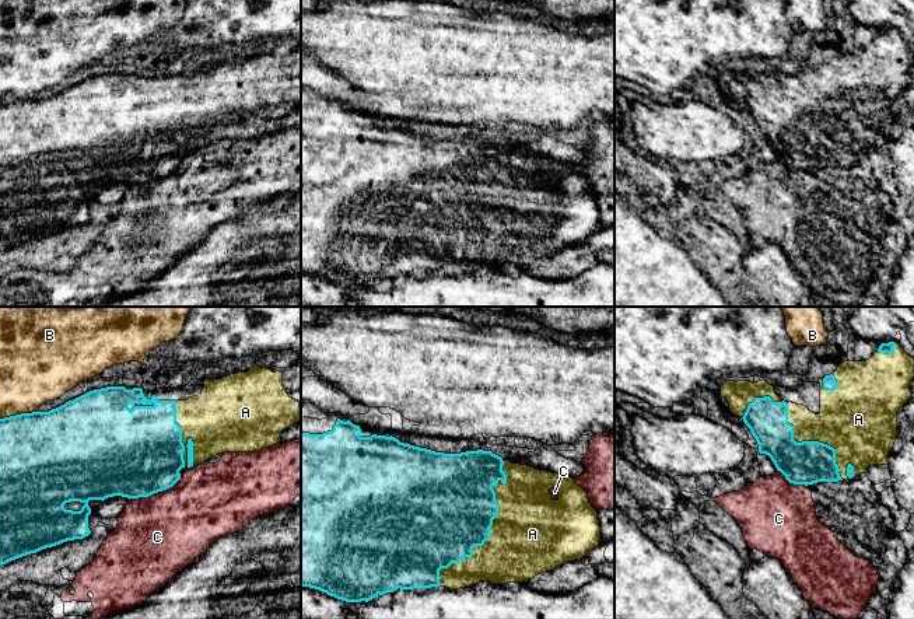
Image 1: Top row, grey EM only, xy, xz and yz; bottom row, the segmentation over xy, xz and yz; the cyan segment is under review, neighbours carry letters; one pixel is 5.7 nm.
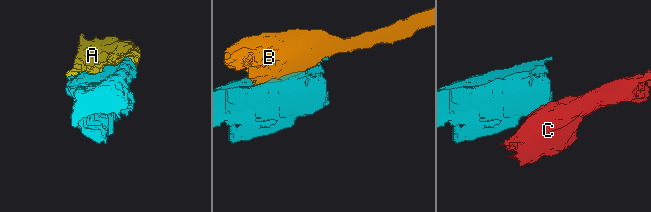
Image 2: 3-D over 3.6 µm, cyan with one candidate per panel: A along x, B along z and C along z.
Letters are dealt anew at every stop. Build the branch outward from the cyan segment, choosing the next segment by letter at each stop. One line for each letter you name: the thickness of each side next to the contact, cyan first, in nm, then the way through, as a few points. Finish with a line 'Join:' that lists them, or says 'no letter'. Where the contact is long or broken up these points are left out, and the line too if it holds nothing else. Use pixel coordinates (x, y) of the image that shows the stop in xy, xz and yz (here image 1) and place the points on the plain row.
A: 500/460 nm
Join: A

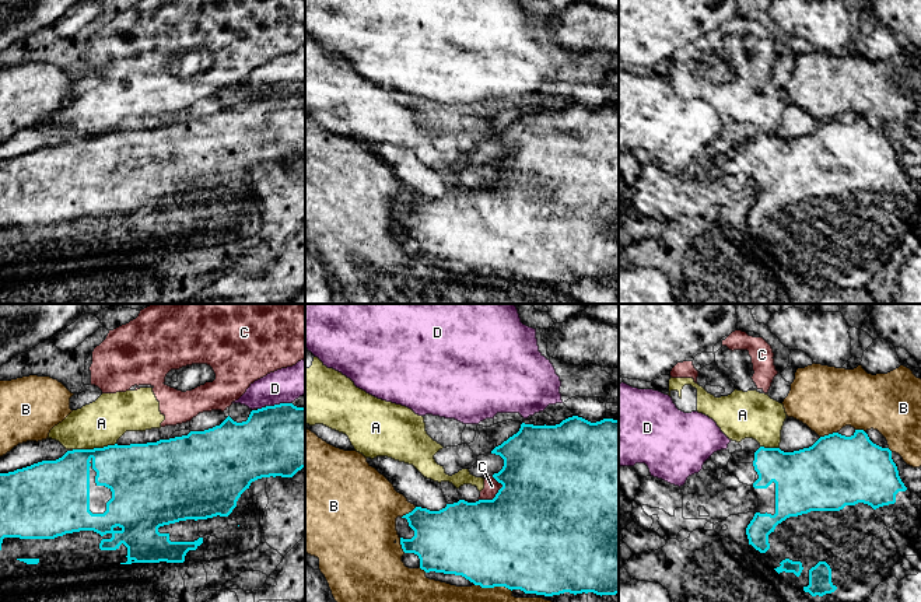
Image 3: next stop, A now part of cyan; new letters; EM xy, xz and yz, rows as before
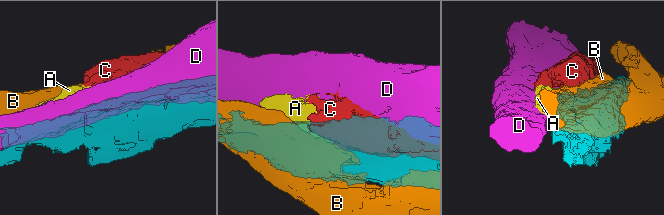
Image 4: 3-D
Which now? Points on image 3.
Join: no letter

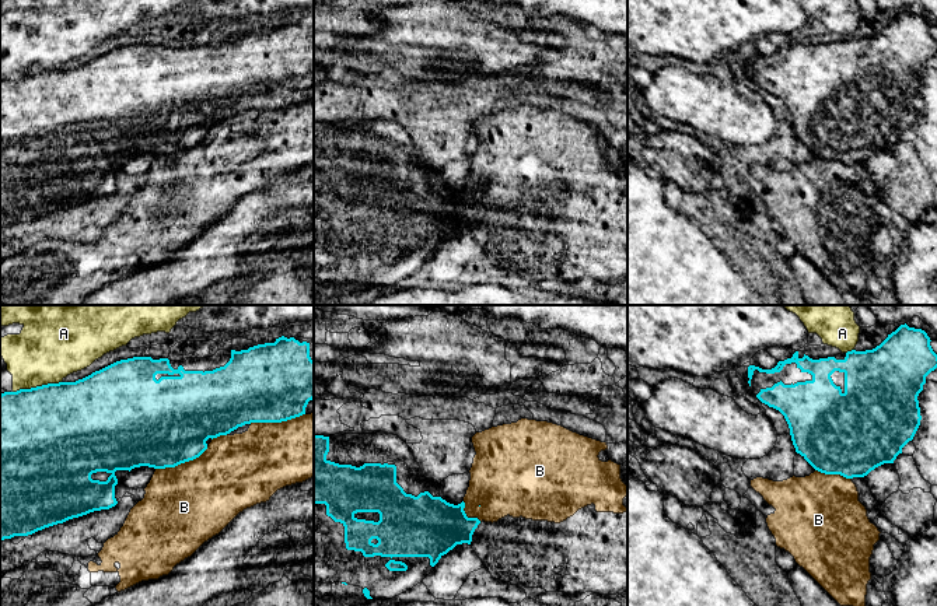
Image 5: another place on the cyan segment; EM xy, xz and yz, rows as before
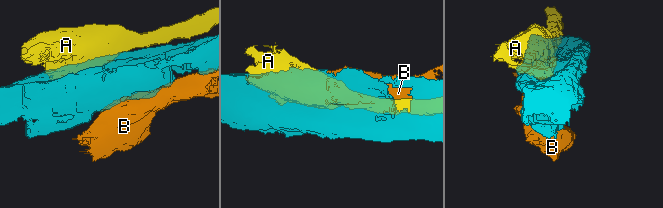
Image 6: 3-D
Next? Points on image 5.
Join: no letter

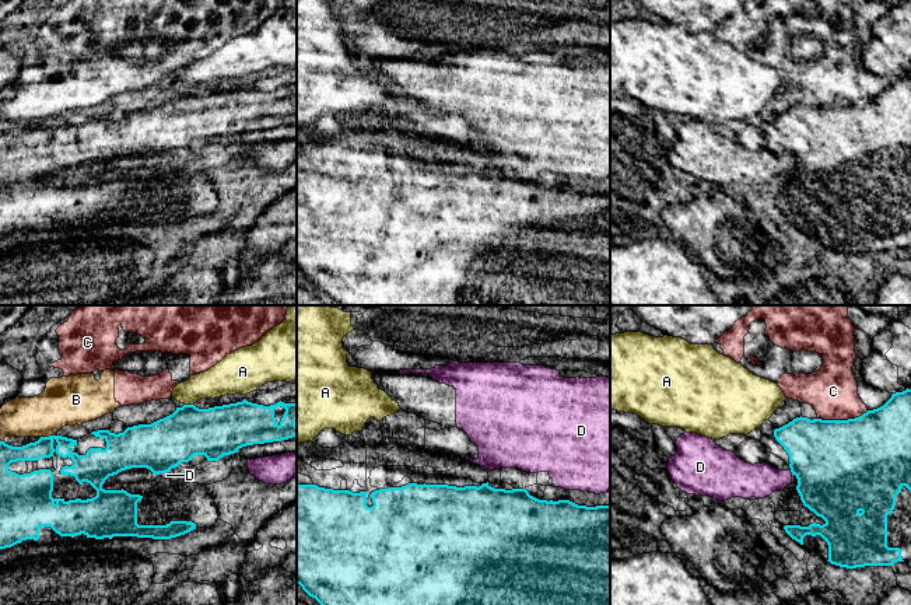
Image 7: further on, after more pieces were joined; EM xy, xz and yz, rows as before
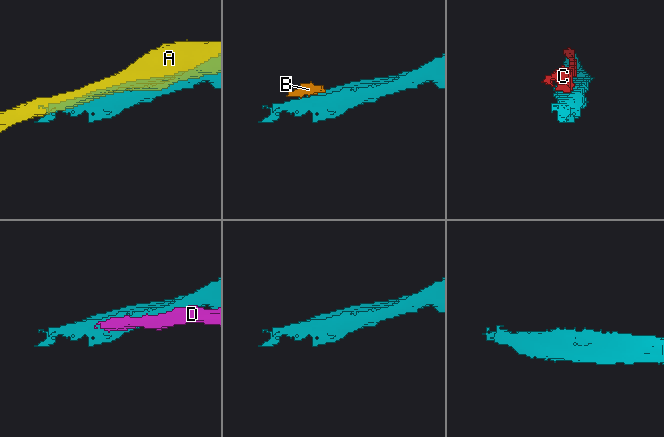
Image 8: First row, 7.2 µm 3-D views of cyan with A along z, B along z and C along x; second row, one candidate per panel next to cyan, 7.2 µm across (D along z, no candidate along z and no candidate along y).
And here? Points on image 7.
Join: no letter

